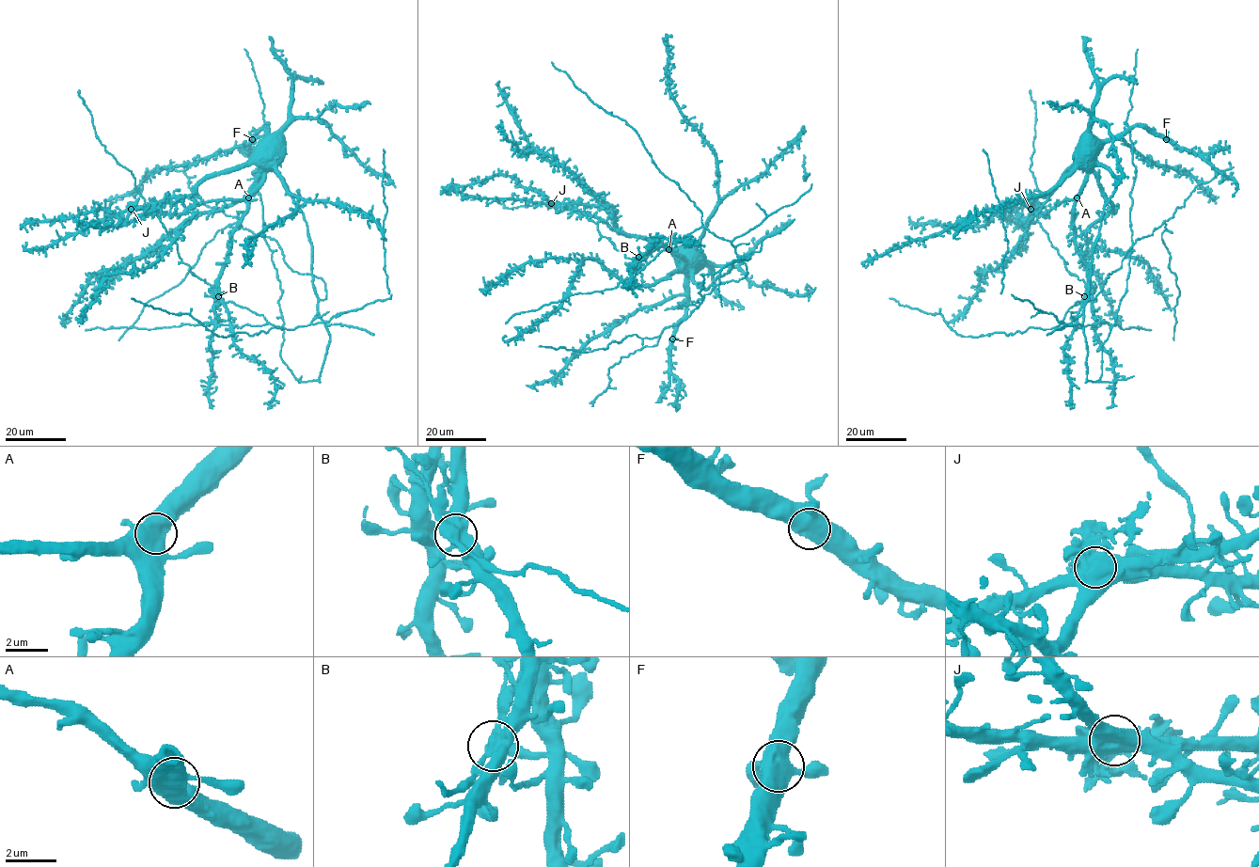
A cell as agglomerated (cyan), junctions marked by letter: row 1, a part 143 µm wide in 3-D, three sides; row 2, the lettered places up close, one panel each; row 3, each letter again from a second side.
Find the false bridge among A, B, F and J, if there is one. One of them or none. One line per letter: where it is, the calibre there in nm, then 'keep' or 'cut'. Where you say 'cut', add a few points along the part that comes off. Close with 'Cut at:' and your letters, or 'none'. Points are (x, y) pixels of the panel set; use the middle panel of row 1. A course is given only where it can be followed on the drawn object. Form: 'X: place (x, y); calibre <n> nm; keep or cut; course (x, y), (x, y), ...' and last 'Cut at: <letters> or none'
A: place (668, 249); calibre 650 nm; keep
B: place (638, 257); calibre 550 nm; keep
F: place (672, 338); calibre 700 nm; keep
J: place (551, 203); calibre 700 nm; cut
Cut at: J

